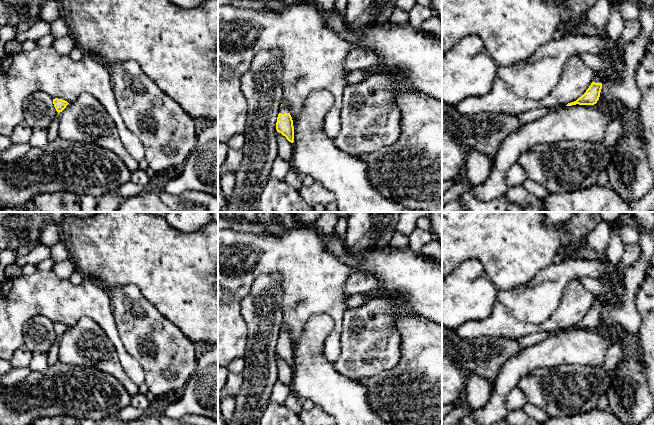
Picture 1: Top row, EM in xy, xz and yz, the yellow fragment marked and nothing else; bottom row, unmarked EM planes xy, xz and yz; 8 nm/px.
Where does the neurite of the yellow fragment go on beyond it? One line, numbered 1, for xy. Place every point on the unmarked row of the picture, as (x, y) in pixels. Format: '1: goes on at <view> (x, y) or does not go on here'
1: does not go on here

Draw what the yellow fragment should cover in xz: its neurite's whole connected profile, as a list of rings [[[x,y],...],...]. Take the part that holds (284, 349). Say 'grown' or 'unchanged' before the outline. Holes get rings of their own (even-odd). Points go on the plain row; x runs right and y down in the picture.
grown | [[[282,329],[279,333],[279,338],[276,346],[276,354],[285,360],[289,366],[294,366],[293,344],[288,332],[285,329]]]

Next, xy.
unchanged | [[[55,322],[55,323],[53,323],[53,328],[54,328],[54,331],[55,331],[56,335],[59,338],[60,336],[62,336],[66,332],[66,330],[69,327],[65,324]]]

